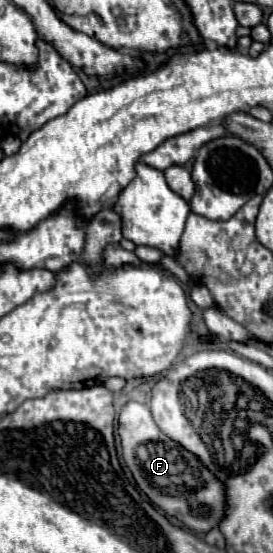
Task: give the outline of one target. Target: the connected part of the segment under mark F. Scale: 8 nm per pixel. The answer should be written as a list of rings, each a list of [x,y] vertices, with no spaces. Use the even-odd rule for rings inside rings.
[[[124,404],[118,422],[124,460],[132,470],[136,484],[150,498],[150,502],[196,532],[208,532],[210,528],[216,528],[224,516],[224,490],[220,482],[212,478],[212,472],[204,470],[202,462],[194,454],[188,454],[160,432],[146,404]]]

